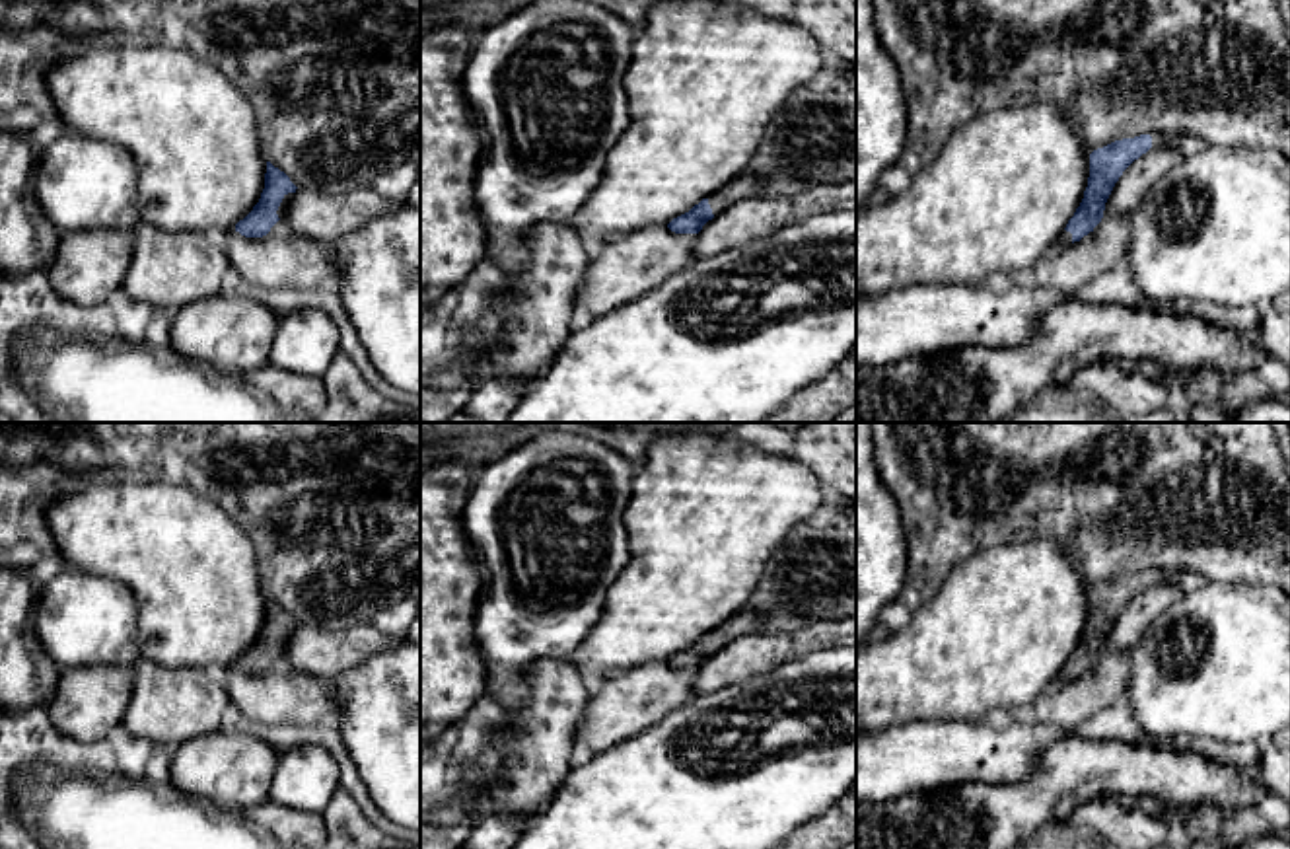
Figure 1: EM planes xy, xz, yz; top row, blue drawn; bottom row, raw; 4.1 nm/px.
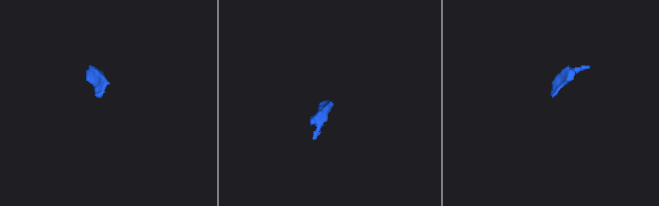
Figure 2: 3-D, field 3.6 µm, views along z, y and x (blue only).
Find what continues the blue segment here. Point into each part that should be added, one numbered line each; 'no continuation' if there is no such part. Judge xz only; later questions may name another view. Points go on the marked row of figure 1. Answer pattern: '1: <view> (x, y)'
1: xz (746, 185)

